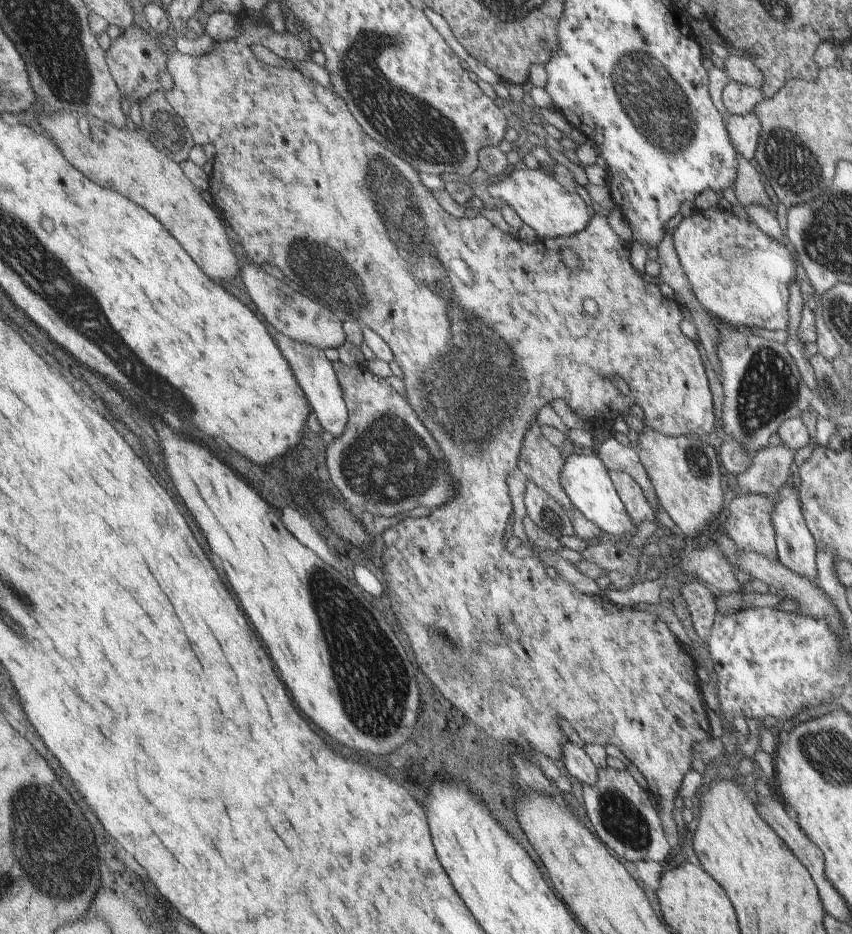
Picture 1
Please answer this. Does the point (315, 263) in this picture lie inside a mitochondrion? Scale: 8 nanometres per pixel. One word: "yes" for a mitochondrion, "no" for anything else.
yes

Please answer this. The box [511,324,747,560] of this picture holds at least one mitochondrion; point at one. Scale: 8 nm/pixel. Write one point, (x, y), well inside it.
(696, 459)

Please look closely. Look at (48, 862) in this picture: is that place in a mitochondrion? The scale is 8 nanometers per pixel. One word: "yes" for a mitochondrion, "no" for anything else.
yes

